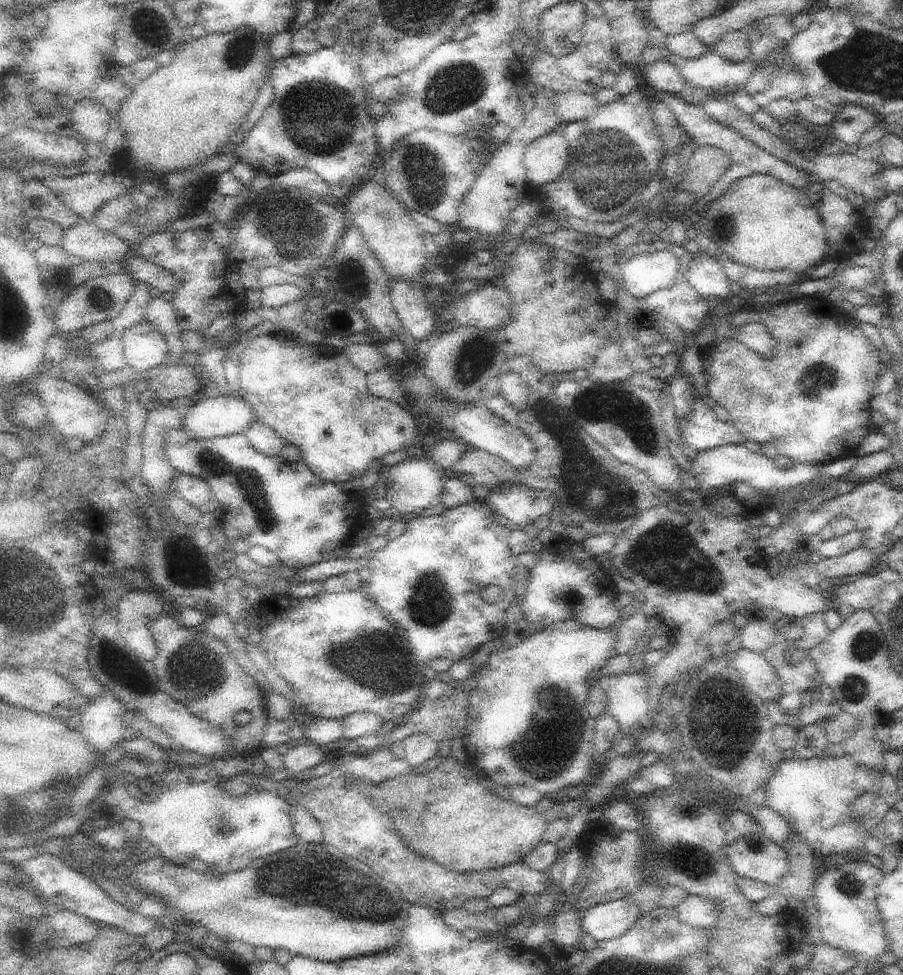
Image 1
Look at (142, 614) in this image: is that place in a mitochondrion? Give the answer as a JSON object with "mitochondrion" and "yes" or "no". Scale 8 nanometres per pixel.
{"mitochondrion":"no"}

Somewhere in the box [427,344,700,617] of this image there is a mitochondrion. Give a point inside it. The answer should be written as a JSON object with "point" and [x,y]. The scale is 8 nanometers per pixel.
{"point":[622,503]}

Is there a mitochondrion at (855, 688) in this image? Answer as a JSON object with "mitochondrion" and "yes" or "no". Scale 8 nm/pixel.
{"mitochondrion":"yes"}

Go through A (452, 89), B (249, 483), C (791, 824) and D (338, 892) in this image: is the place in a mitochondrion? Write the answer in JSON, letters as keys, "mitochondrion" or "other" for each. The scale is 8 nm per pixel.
{"A":"mitochondrion","B":"mitochondrion","C":"other","D":"mitochondrion"}

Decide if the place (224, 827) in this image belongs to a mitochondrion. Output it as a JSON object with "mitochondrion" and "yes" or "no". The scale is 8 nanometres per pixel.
{"mitochondrion":"yes"}

